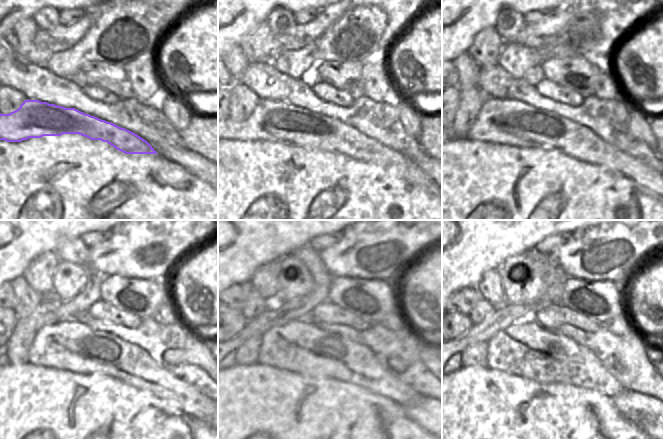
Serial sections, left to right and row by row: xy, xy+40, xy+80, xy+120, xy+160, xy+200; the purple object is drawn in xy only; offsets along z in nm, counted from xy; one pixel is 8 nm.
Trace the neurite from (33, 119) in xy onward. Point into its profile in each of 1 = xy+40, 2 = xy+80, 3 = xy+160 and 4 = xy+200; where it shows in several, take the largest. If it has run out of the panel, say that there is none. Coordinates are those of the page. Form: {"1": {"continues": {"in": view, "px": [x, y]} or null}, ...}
{"1": {"continues": {"in": "xy+40", "px": [273, 120]}}, "2": {"continues": {"in": "xy+80", "px": [512, 122]}}, "3": {"continues": {"in": "xy+160", "px": [301, 346]}}, "4": {"continues": {"in": "xy+200", "px": [526, 349]}}}

